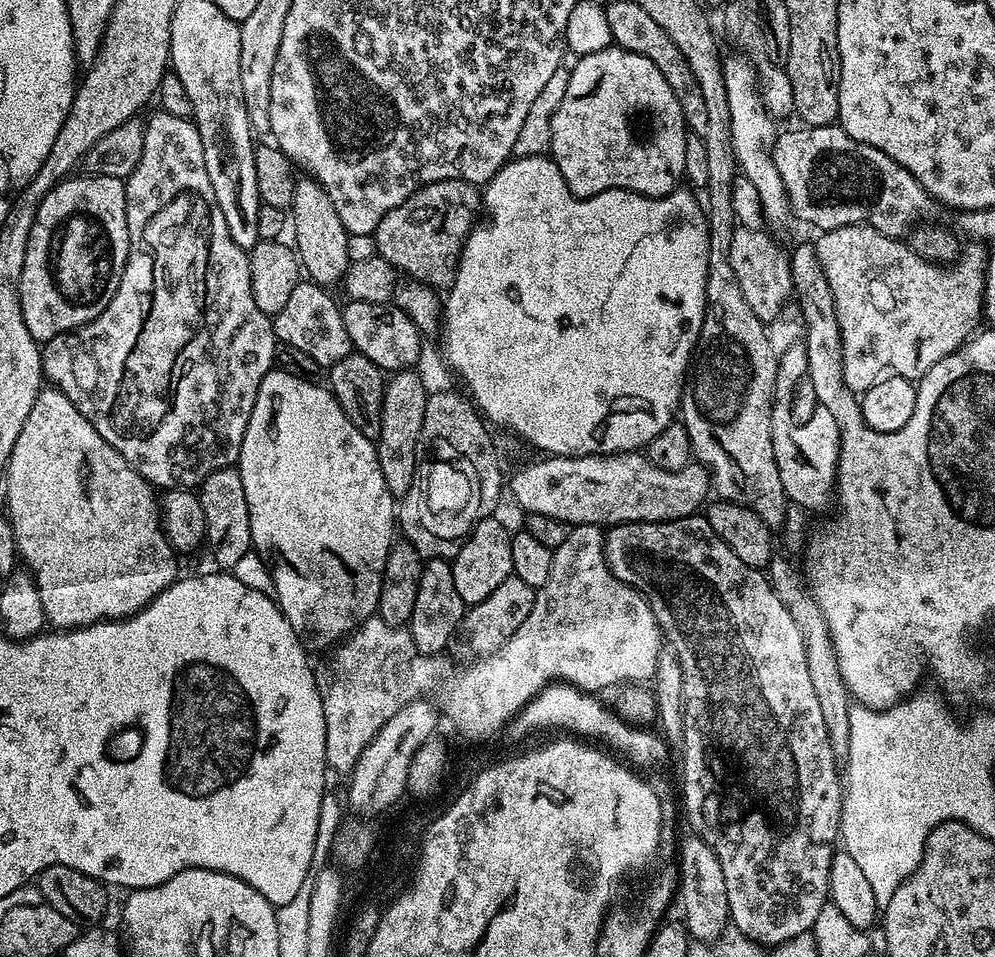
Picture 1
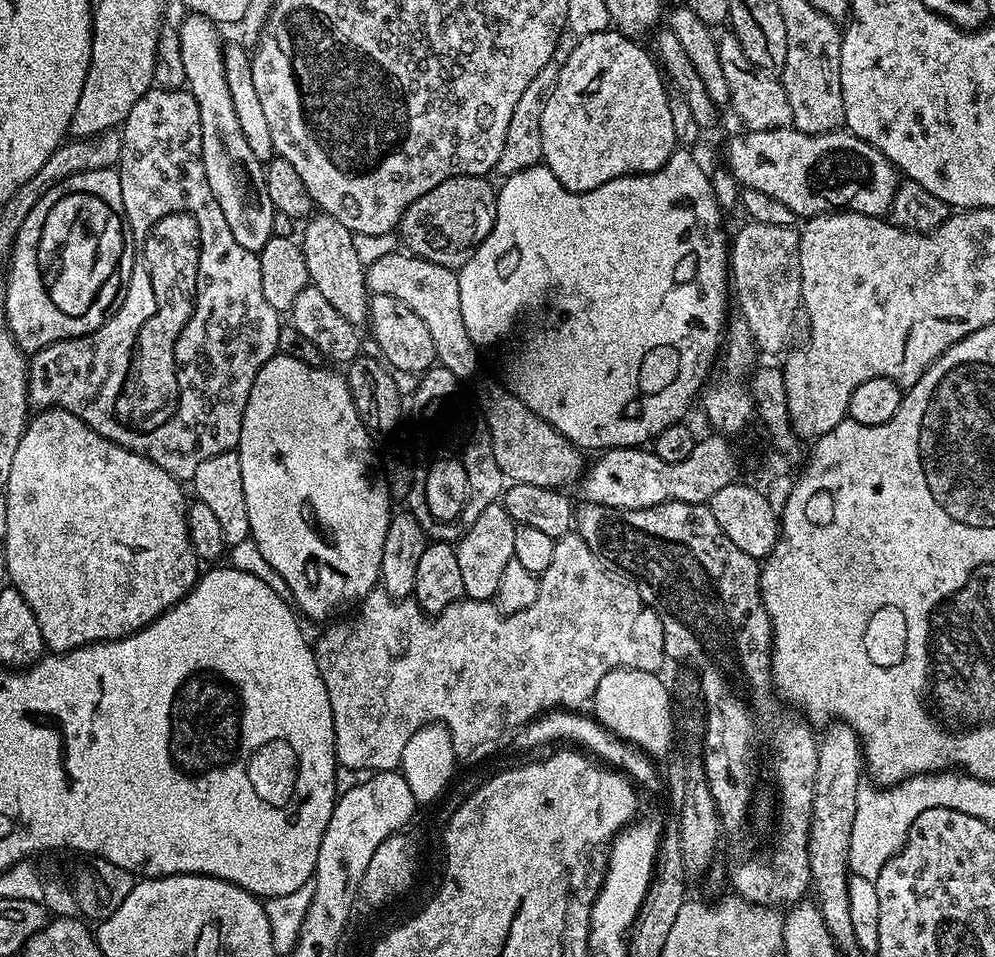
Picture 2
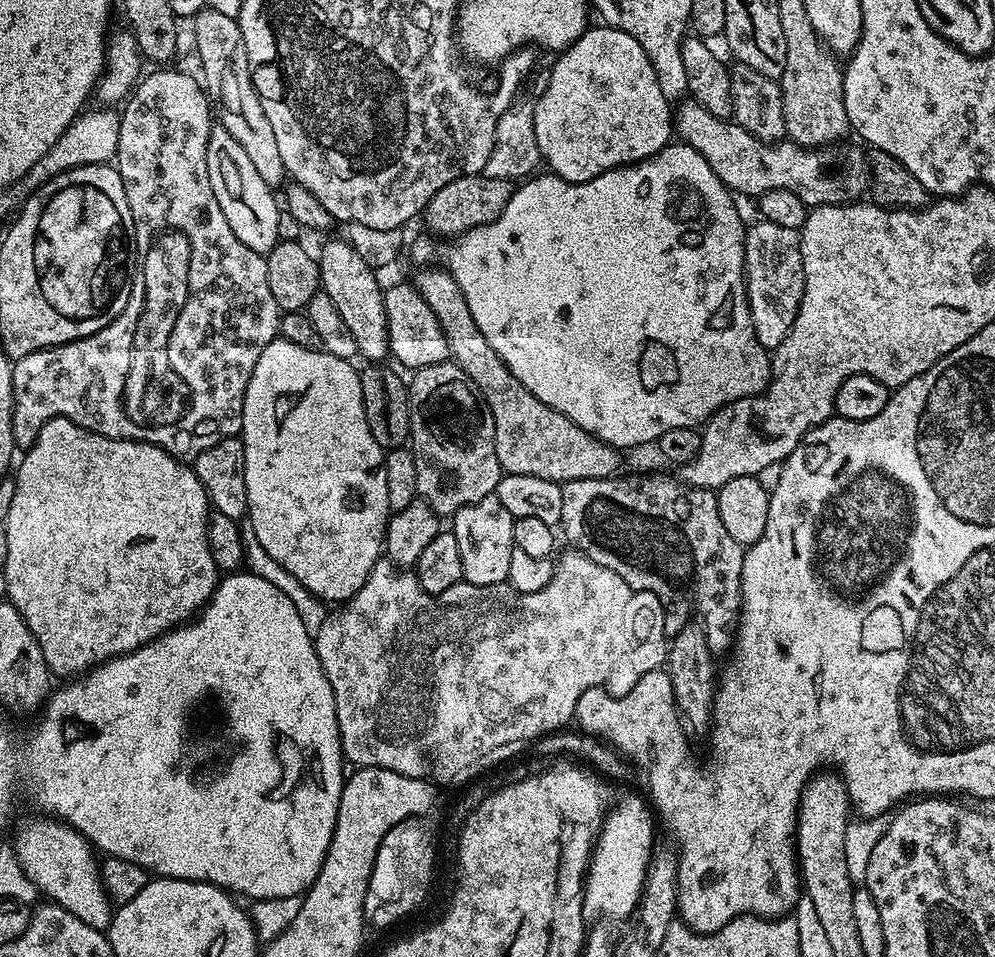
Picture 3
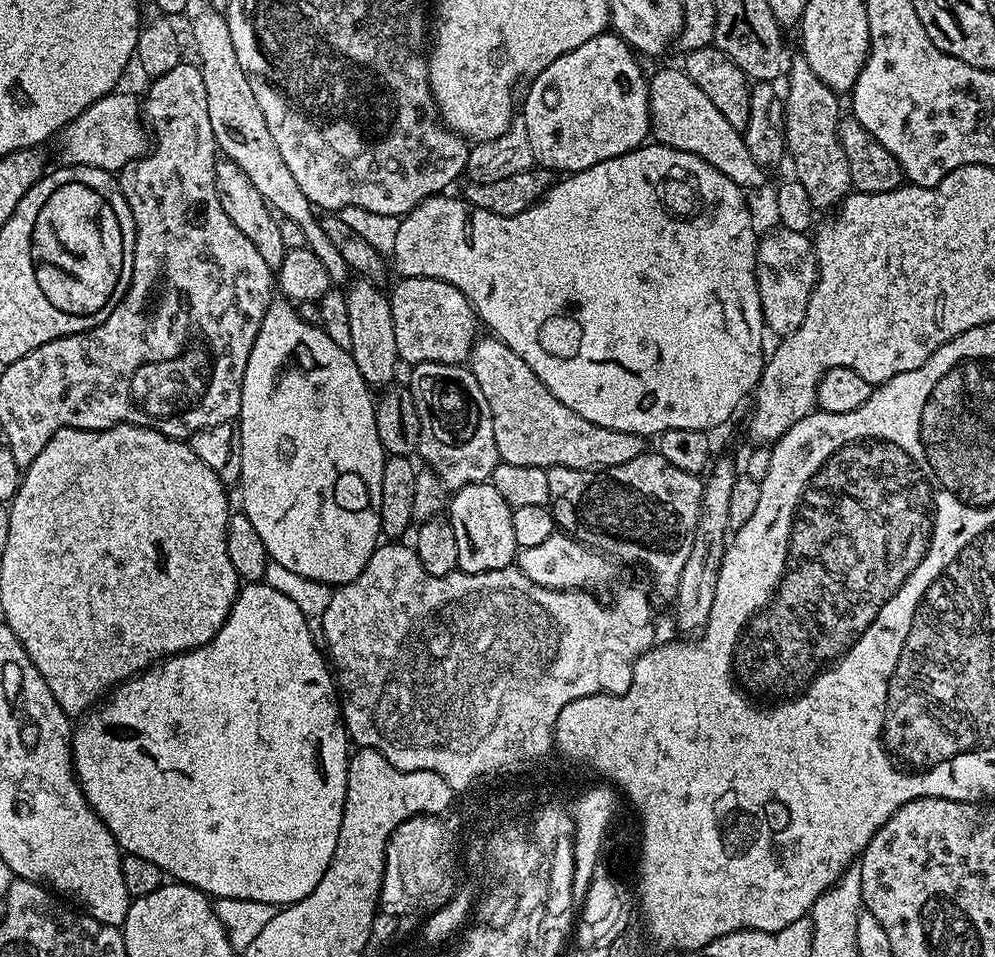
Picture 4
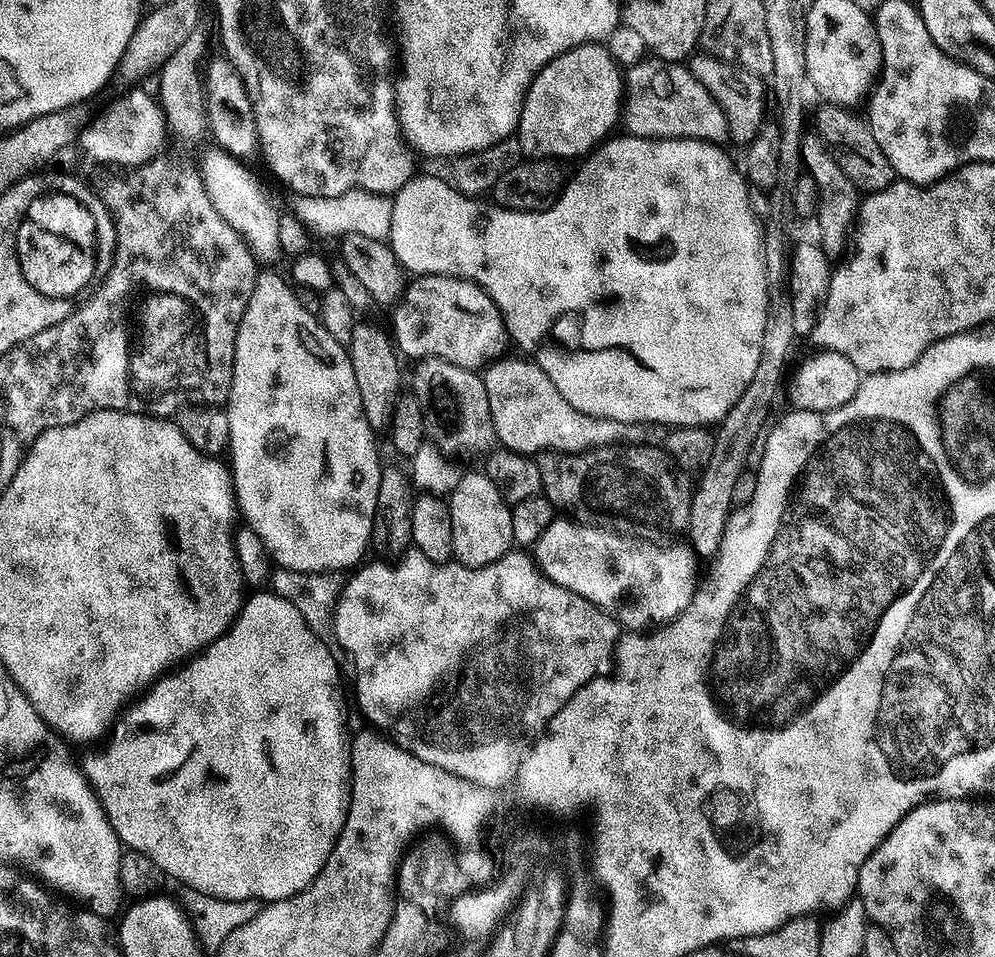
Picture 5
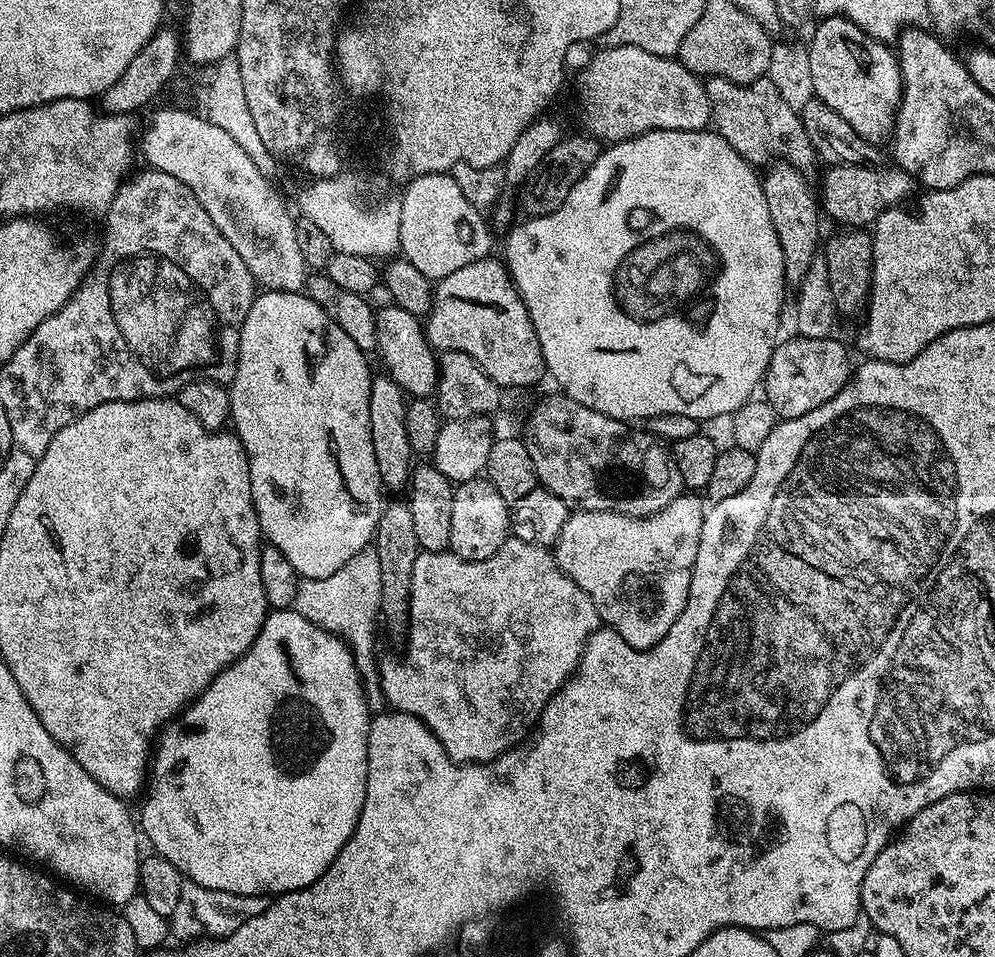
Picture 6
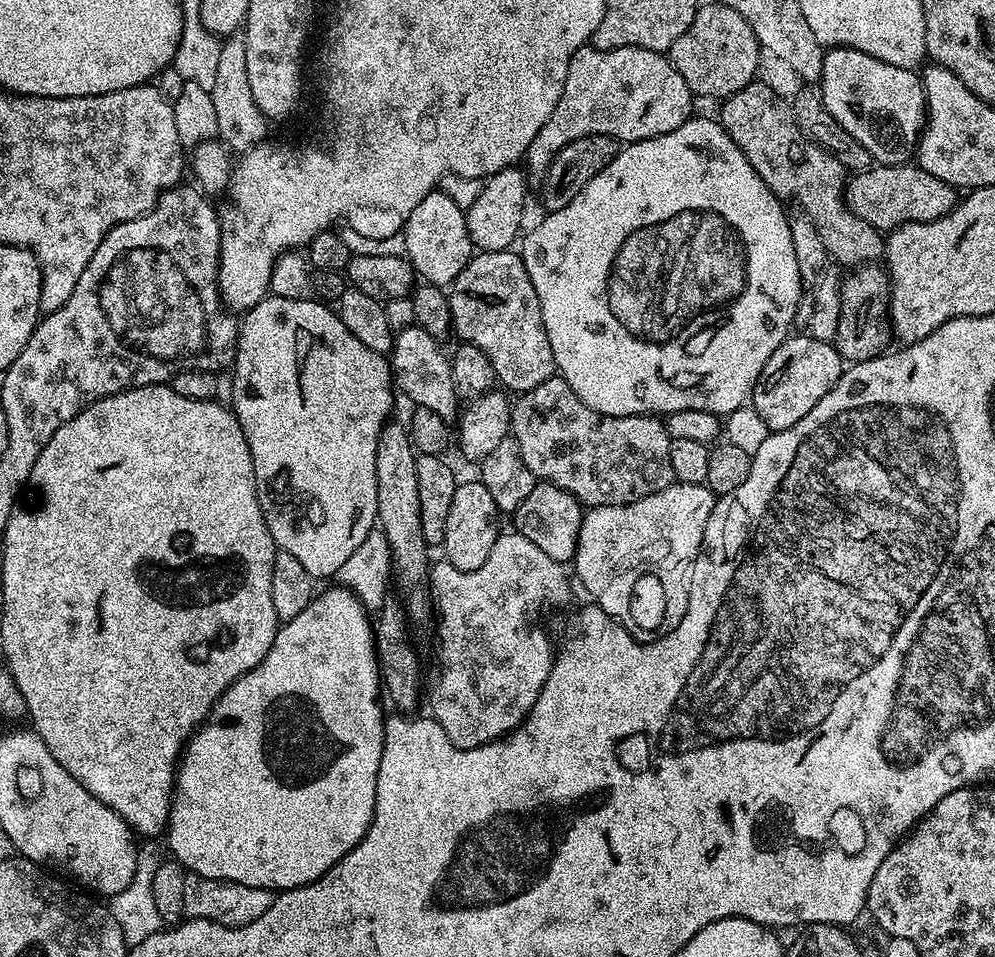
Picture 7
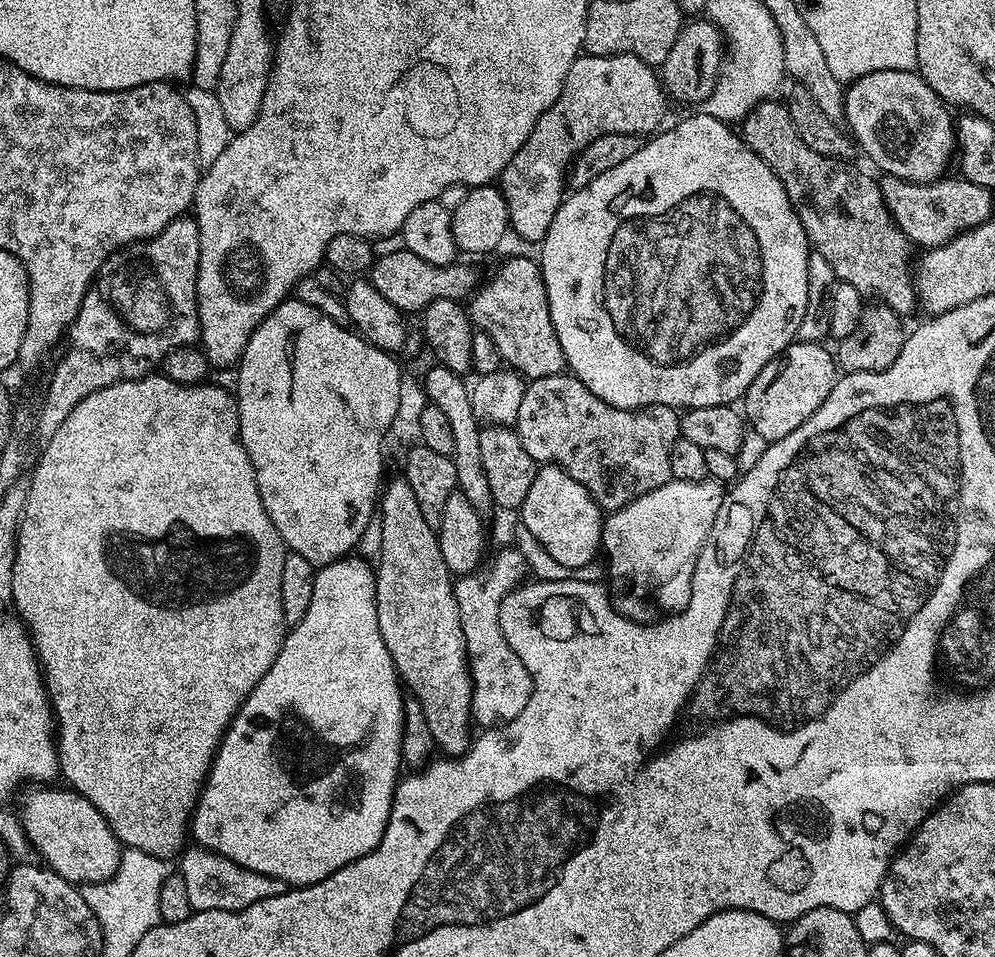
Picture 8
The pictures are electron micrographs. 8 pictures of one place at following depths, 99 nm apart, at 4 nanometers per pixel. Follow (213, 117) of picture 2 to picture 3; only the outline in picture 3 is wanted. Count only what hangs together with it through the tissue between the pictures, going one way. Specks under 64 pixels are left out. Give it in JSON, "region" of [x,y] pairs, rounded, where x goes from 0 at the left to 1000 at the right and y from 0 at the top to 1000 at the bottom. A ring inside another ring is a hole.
{"region":[[[222,130],[214,131],[208,148],[208,177],[211,194],[227,227],[227,232],[245,257],[264,268],[280,254],[283,222],[276,200],[259,181],[243,152]],[[277,204],[277,207],[276,205]]]}

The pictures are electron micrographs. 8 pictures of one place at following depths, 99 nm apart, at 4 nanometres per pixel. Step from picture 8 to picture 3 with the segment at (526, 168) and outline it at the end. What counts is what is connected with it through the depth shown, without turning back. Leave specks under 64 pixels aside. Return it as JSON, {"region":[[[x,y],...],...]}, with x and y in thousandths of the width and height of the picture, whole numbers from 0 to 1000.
{"region":[[[691,102],[678,114],[677,117],[677,138],[686,149],[692,150],[722,182],[724,189],[729,192],[737,202],[749,201],[756,207],[762,207],[770,199],[794,199],[806,207],[810,215],[821,213],[851,213],[865,208],[864,205],[874,196],[874,181],[872,178],[872,165],[869,156],[863,149],[852,150],[853,148],[841,148],[830,150],[826,155],[808,155],[805,150],[795,148],[772,149],[763,146],[758,140],[752,139],[742,129],[735,124],[727,125],[714,115],[710,115],[698,104]]]}

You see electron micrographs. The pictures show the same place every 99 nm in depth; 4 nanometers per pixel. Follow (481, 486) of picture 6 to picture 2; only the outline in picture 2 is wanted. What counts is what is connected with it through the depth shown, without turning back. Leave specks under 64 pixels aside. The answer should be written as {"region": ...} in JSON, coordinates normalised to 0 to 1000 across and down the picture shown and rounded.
{"region":[[[499,525],[488,529],[480,541],[471,548],[466,559],[457,569],[460,579],[460,592],[464,600],[466,623],[472,627],[494,627],[501,612],[505,608],[505,596],[509,596],[509,587],[513,587],[517,579],[517,558],[521,549],[513,541],[506,526]]]}

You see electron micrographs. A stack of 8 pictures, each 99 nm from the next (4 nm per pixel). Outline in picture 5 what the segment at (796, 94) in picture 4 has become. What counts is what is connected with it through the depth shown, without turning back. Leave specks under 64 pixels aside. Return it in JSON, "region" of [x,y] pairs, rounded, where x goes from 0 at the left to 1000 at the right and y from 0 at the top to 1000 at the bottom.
{"region":[[[812,148],[807,152],[806,171],[811,183],[815,184],[816,189],[820,191],[822,212],[818,233],[824,237],[822,254],[833,272],[840,274],[848,262],[849,264],[853,262],[854,248],[857,246],[866,212],[866,202],[858,194],[858,190],[854,190],[854,186],[850,186],[850,182],[844,176],[844,168],[836,162],[835,158],[829,155],[827,149],[819,149]]]}

